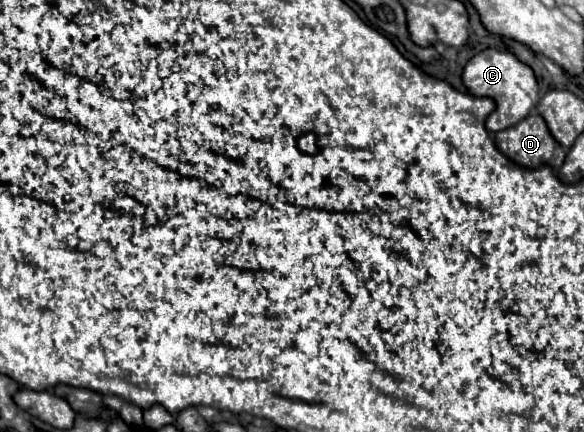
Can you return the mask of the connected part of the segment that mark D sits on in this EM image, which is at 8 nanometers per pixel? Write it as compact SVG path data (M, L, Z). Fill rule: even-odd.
M537 113L525 117L513 127L497 131L495 143L505 157L529 169L551 163L555 151L557 169L563 165L565 159L565 147L555 141L555 137L547 129L545 119Z

